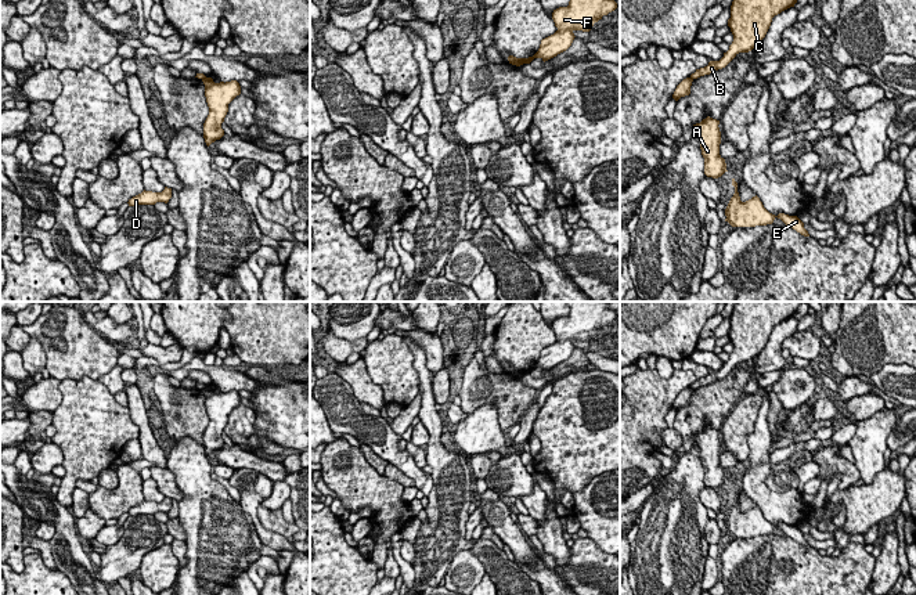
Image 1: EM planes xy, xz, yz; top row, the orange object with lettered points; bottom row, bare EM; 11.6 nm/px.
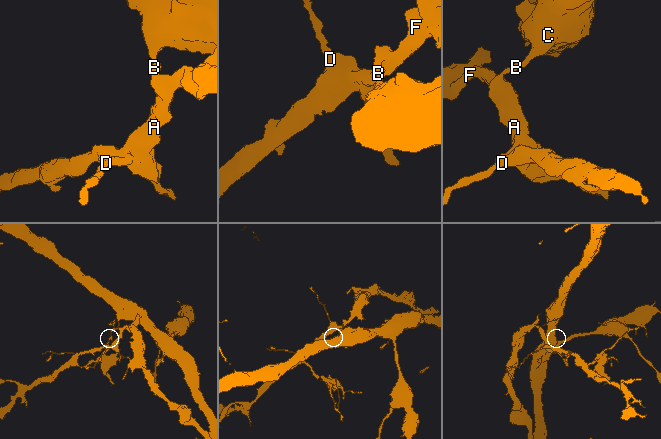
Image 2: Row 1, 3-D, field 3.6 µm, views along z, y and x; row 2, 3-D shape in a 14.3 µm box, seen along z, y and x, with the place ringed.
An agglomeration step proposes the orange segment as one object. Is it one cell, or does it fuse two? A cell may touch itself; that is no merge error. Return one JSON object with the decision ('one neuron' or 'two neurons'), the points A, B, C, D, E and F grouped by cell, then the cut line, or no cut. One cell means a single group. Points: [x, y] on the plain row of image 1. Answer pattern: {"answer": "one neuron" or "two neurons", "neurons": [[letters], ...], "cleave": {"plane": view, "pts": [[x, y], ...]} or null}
{"answer": "two neurons", "neurons": [["A", "D", "E", "F"], ["B", "C"]], "cleave": {"plane": "xy", "pts": [[206, 388], [202, 389]]}}

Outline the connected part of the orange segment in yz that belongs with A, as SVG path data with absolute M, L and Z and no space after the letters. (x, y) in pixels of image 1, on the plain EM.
M707 426L700 433L693 434L693 446L700 448L700 459L704 468L704 484L718 488L726 480L725 469L720 465L721 441L720 430Z

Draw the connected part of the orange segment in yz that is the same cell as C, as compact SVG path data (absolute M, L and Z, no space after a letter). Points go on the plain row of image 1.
M736 302L731 315L728 336L733 345L729 360L720 371L710 371L707 376L690 385L697 389L725 378L739 363L751 361L765 347L772 328L794 317L804 302Z

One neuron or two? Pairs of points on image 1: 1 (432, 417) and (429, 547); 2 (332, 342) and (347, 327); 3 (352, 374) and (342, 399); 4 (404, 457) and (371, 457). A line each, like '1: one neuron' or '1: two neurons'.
1: one neuron
2: two neurons
3: two neurons
4: two neurons

